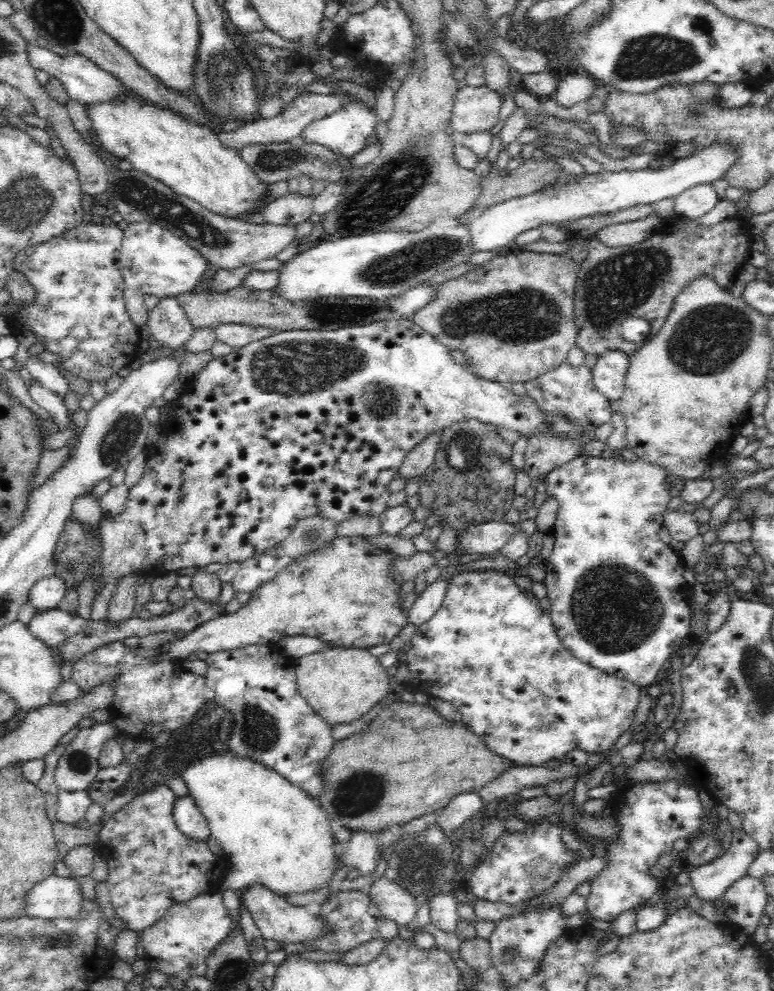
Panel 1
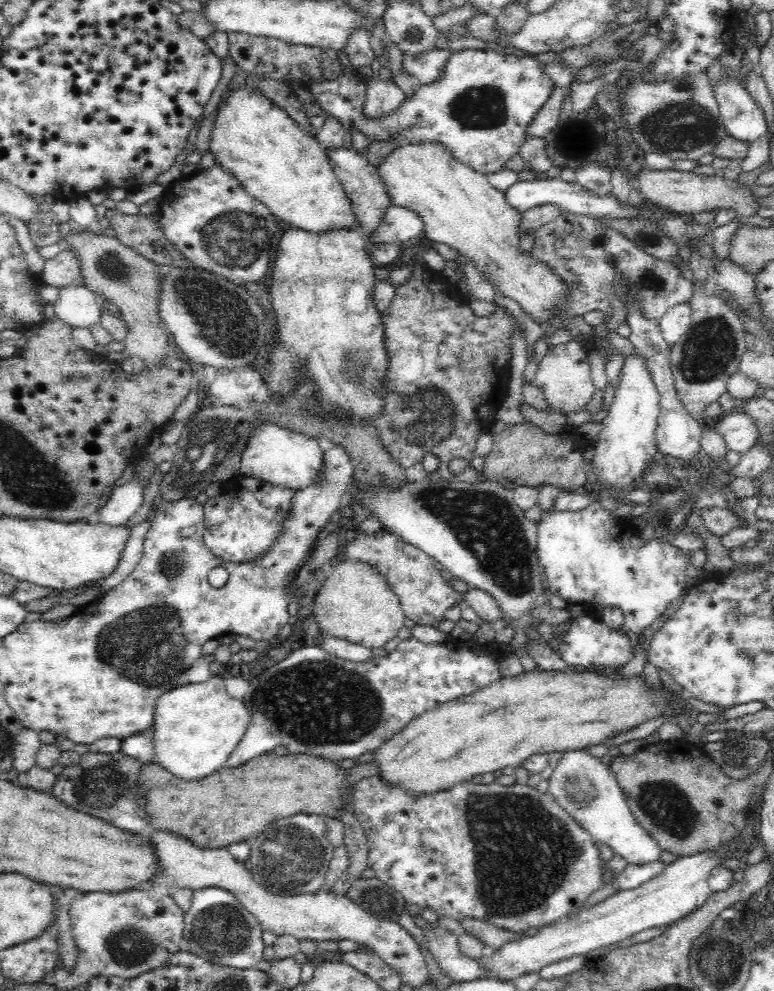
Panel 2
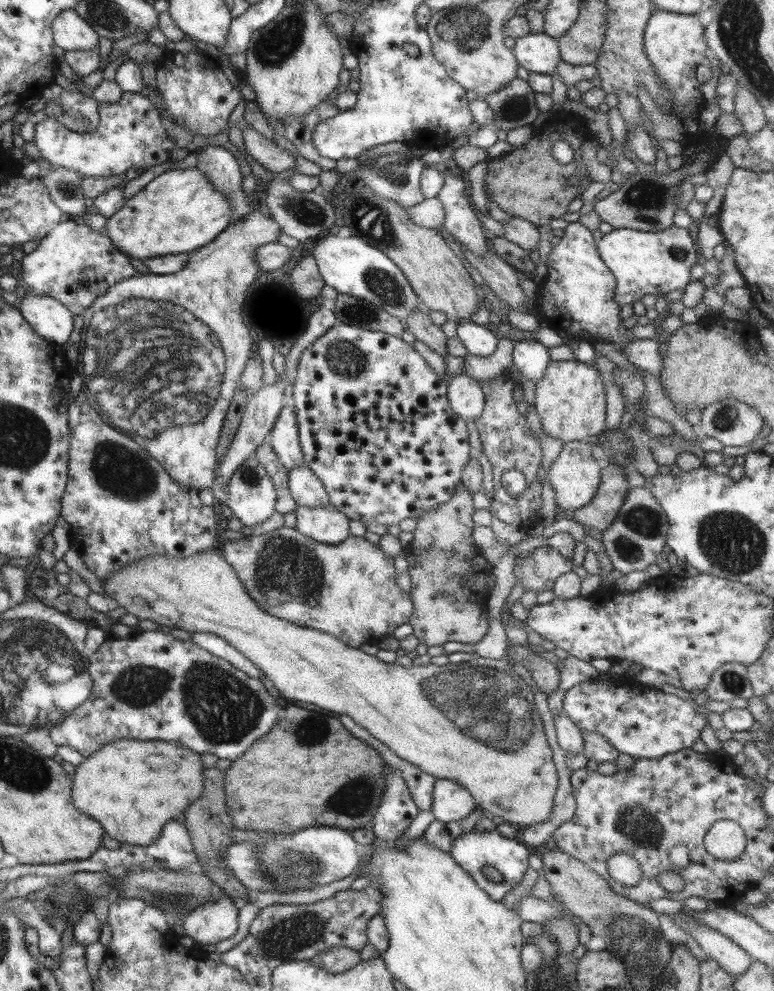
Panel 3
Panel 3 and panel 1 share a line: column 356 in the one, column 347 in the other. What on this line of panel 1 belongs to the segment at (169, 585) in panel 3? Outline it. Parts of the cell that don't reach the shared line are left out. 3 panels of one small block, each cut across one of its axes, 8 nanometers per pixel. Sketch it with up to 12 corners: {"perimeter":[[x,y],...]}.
{"perimeter":[[366,649],[294,660],[299,694],[330,726],[389,693]]}

